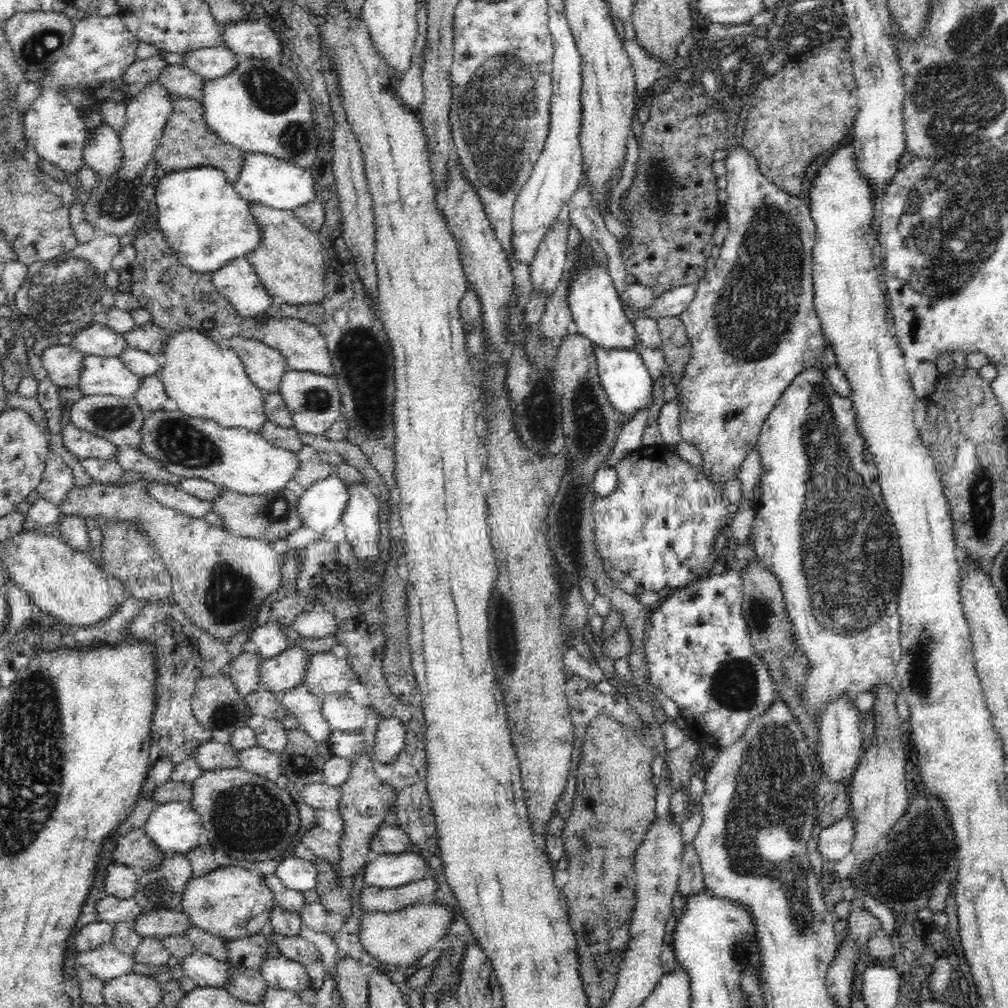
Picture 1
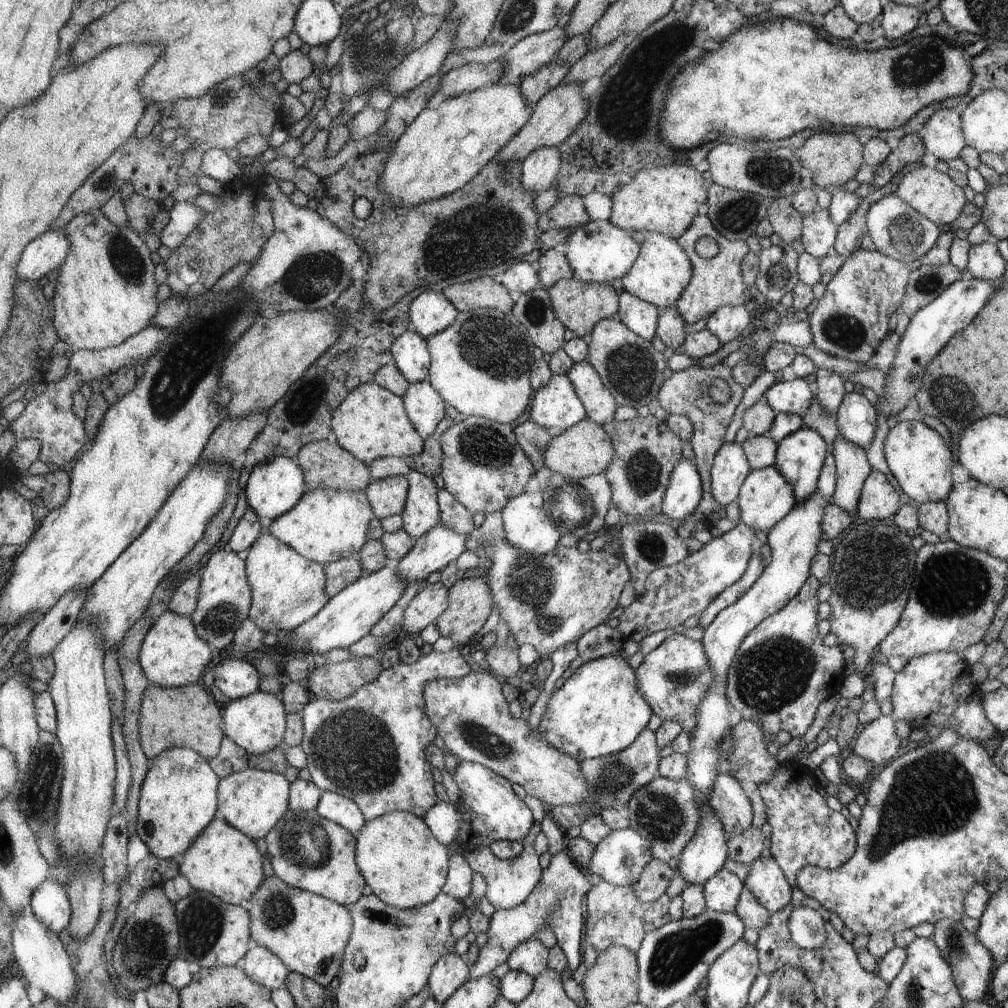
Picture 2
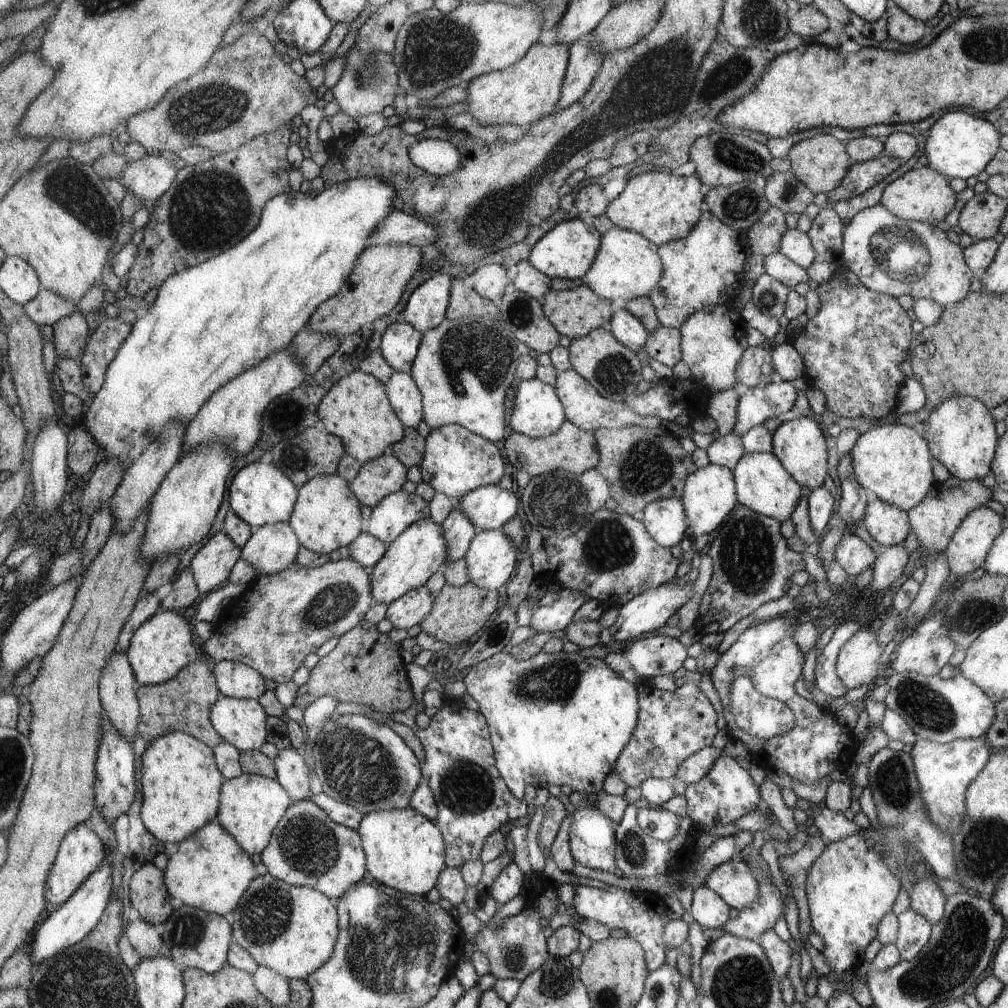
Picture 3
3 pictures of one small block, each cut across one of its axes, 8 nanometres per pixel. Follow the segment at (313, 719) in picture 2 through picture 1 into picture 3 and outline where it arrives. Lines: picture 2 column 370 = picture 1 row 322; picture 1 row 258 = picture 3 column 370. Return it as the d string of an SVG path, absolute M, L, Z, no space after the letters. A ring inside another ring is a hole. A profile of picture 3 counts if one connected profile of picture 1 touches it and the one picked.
M334 714L324 722L324 727L318 735L318 740L312 749L314 752L314 775L322 782L322 789L327 796L340 803L351 805L363 815L390 811L393 809L406 809L410 806L411 797L416 791L416 786L422 778L420 762L414 752L406 746L406 742L386 724L360 714Z

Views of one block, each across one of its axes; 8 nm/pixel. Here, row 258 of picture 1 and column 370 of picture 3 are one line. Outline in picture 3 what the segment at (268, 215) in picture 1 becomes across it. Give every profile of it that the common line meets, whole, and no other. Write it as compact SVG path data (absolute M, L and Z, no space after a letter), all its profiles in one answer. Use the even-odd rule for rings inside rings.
M386 244L366 247L356 260L348 281L340 292L320 304L311 317L307 328L320 332L324 336L336 336L342 339L361 331L368 324L375 323L383 316L390 314L400 302L409 280L421 266L421 248L408 244Z

